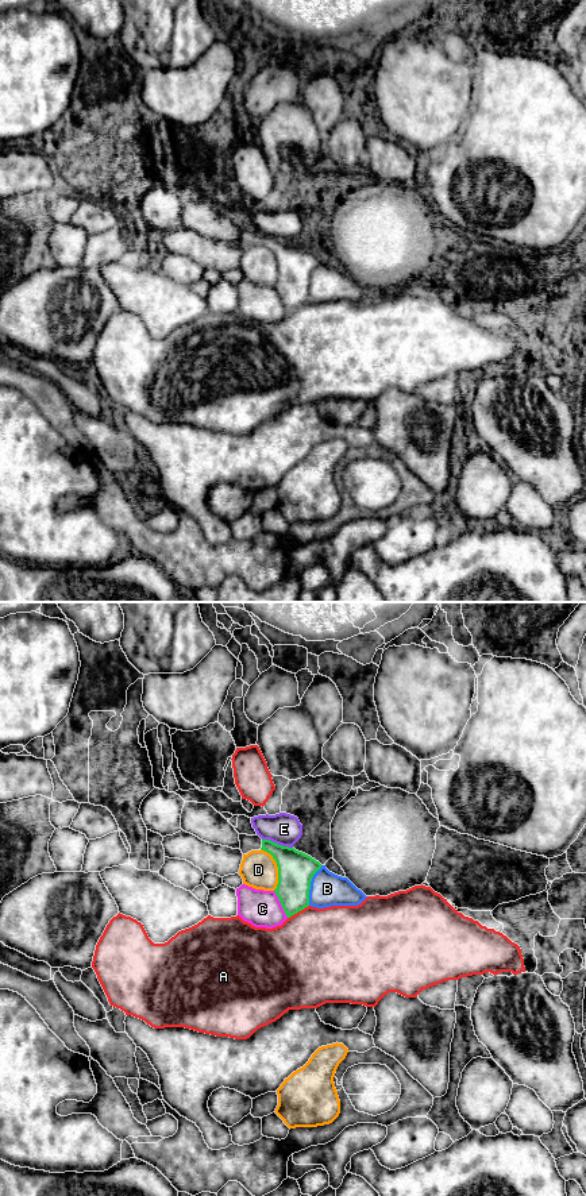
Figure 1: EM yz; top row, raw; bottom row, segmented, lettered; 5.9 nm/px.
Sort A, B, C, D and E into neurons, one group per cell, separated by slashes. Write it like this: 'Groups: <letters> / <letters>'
Groups: A / B / C / D / E

